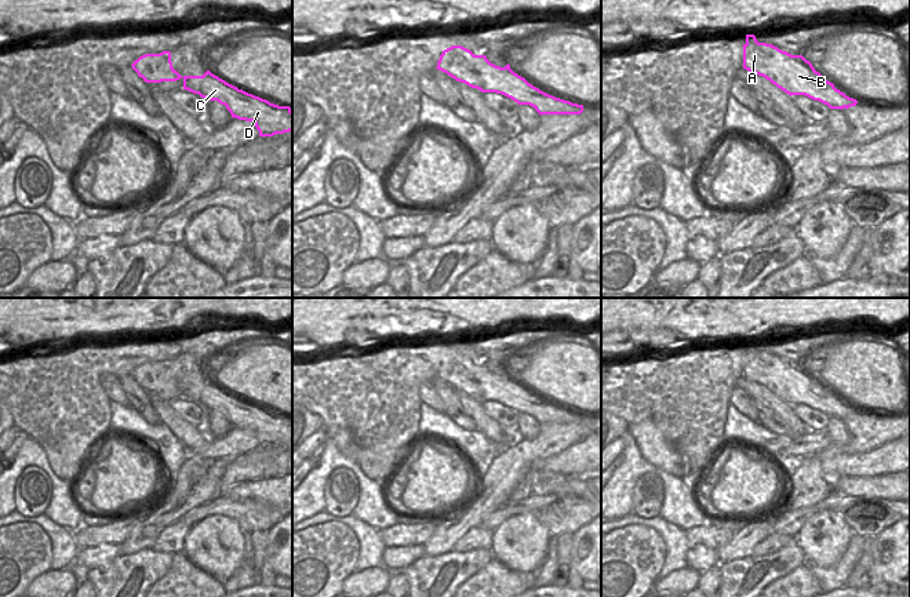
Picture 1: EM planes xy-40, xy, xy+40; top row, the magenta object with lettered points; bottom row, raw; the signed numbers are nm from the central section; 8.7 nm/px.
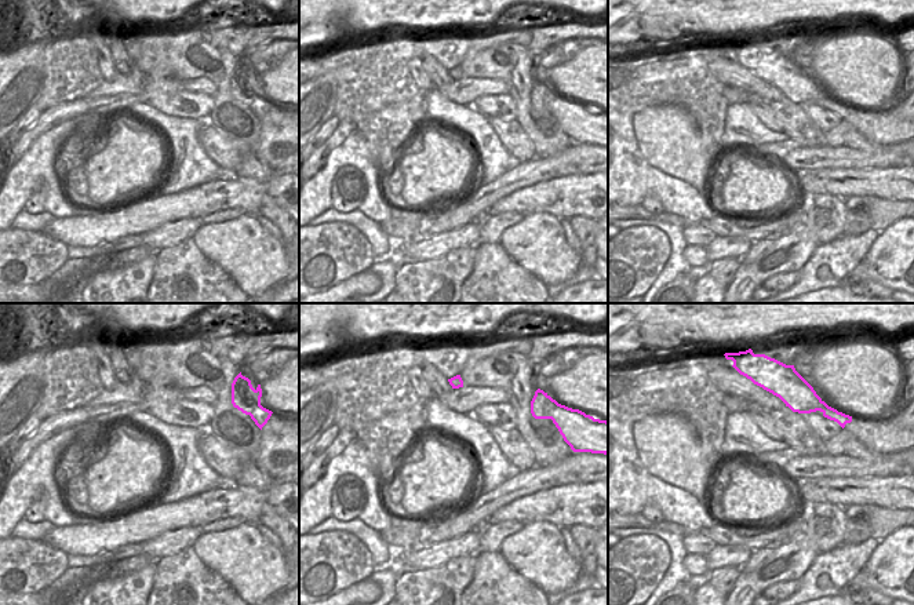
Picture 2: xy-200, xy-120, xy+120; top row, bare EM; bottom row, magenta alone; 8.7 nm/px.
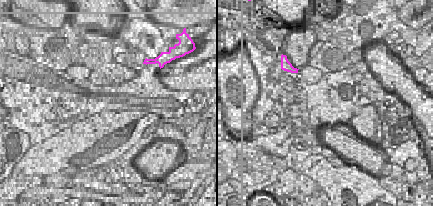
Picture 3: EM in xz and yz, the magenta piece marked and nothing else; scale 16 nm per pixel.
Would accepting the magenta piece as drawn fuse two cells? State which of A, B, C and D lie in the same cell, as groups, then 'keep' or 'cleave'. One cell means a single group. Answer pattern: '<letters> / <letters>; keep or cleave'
A B D / C; cleave

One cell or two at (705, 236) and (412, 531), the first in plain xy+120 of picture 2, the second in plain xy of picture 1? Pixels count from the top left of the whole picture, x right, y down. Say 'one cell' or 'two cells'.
one cell

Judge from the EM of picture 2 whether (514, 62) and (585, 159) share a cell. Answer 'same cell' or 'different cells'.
different cells

